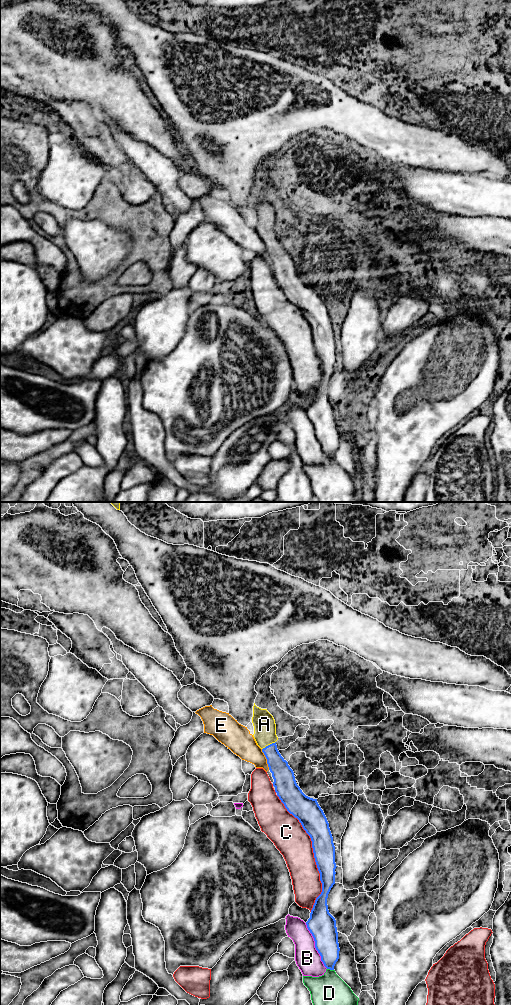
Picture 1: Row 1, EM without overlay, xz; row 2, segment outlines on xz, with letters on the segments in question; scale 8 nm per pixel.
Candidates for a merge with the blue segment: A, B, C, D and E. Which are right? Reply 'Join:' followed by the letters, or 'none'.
Join: A

